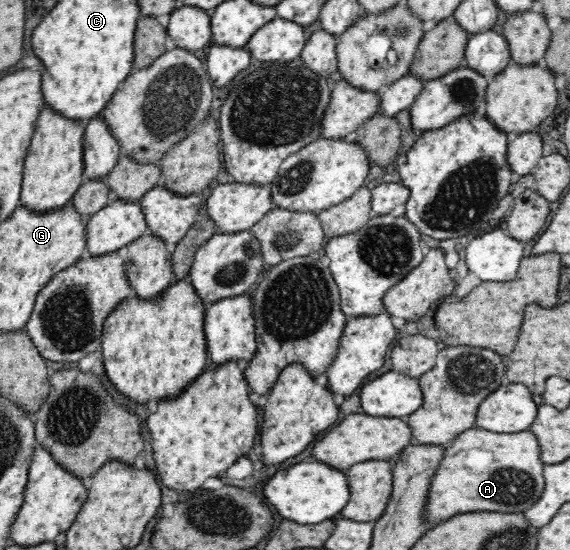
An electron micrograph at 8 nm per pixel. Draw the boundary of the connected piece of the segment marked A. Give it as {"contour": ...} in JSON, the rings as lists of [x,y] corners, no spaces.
{"contour":[[[468,428],[444,447],[444,458],[436,468],[430,488],[428,488],[428,506],[426,518],[430,522],[444,522],[456,514],[464,512],[524,512],[544,492],[544,466],[540,459],[540,443],[534,433],[528,431],[500,434],[480,428]]]}

